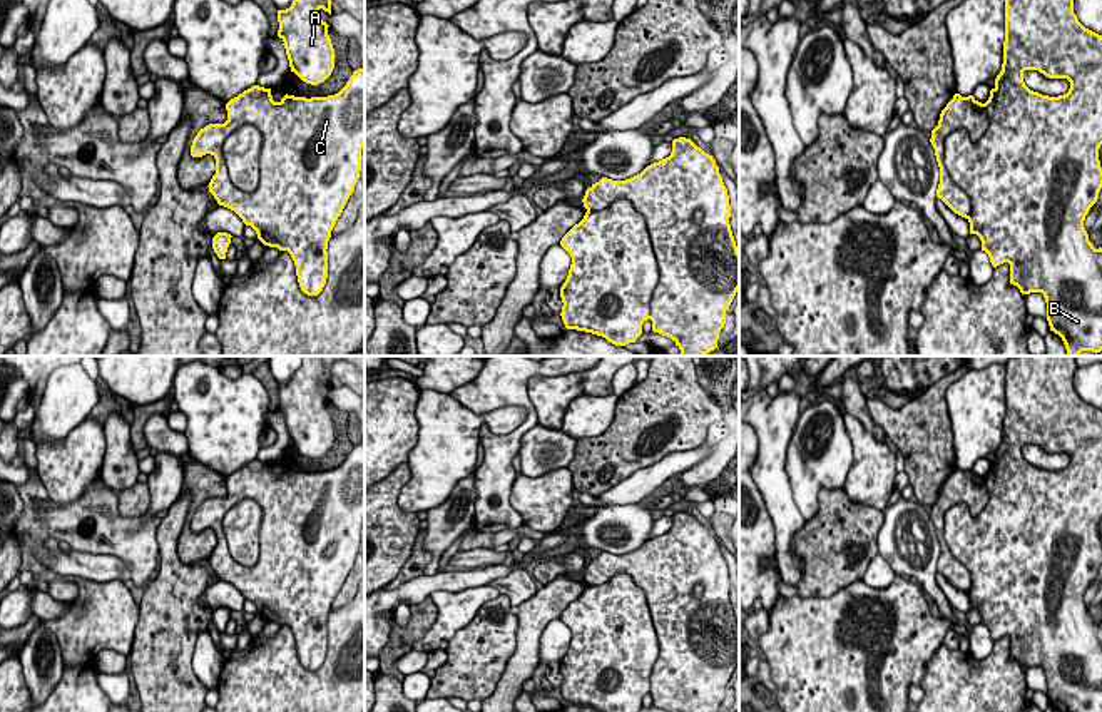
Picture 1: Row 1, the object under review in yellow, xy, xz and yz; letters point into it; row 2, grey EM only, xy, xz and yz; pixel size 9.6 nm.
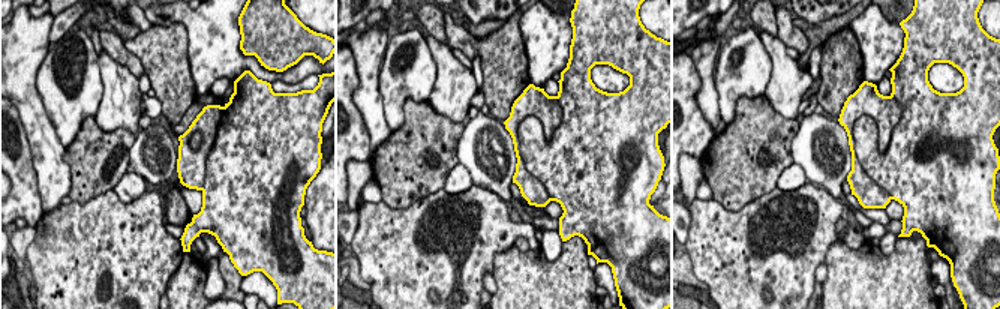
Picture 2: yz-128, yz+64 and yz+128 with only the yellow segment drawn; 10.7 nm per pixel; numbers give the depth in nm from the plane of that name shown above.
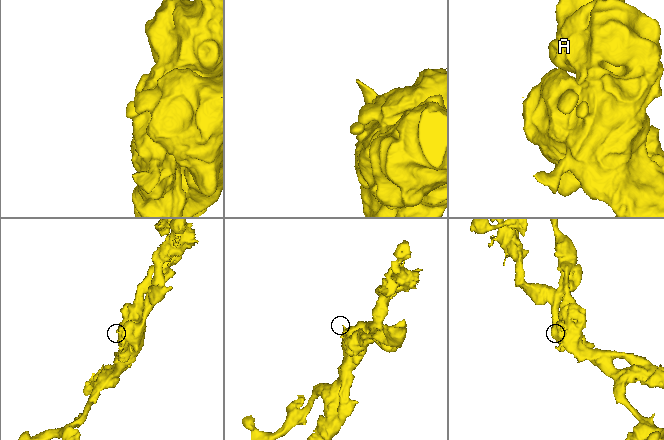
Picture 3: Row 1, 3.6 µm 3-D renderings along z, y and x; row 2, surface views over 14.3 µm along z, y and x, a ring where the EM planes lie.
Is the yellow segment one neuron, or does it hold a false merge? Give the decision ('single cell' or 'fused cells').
fused cells

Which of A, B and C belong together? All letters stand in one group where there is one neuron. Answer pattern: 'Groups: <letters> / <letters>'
Groups: A B / C

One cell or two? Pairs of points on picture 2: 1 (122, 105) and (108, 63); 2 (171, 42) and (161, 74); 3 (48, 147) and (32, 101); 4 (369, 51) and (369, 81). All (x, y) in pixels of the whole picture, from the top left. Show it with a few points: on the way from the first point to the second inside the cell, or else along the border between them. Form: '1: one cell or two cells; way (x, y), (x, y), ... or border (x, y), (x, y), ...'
1: one cell; way (122, 95), (122, 87), (113, 74)
2: one cell; way (165, 50), (165, 66)
3: one cell; way (42, 135), (32, 113)
4: one cell; way (368, 59), (368, 74)

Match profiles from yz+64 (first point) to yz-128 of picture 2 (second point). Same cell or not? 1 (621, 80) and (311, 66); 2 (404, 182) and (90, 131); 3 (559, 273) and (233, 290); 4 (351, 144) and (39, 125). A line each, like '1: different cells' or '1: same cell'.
1: same cell
2: same cell
3: same cell
4: different cells

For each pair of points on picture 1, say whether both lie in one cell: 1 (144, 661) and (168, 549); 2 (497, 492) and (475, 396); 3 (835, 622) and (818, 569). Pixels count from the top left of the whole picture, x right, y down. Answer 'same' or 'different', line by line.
1: same
2: same
3: different

